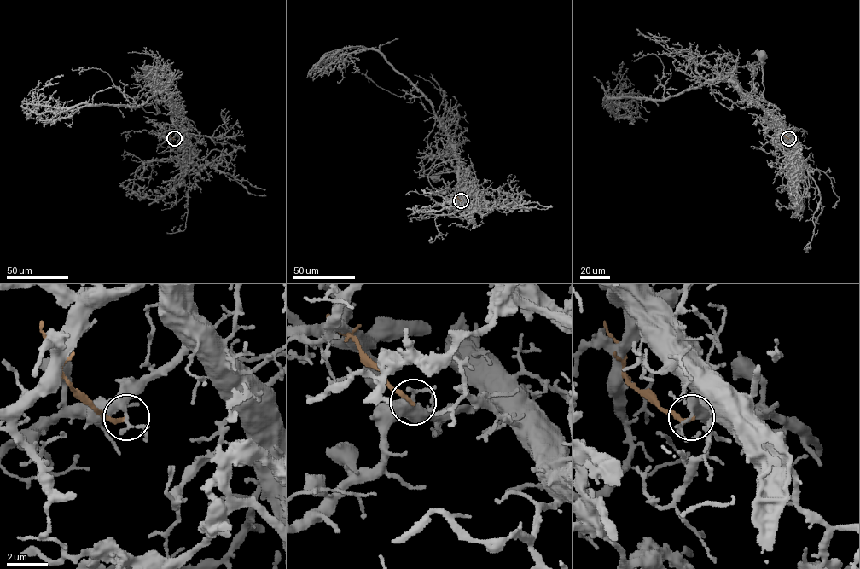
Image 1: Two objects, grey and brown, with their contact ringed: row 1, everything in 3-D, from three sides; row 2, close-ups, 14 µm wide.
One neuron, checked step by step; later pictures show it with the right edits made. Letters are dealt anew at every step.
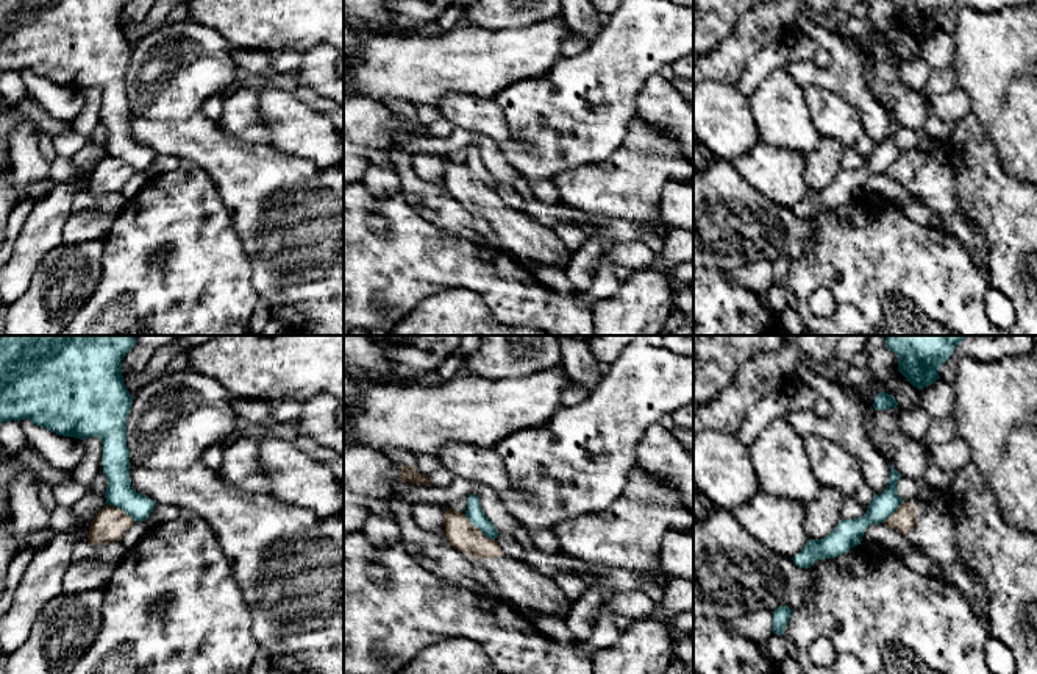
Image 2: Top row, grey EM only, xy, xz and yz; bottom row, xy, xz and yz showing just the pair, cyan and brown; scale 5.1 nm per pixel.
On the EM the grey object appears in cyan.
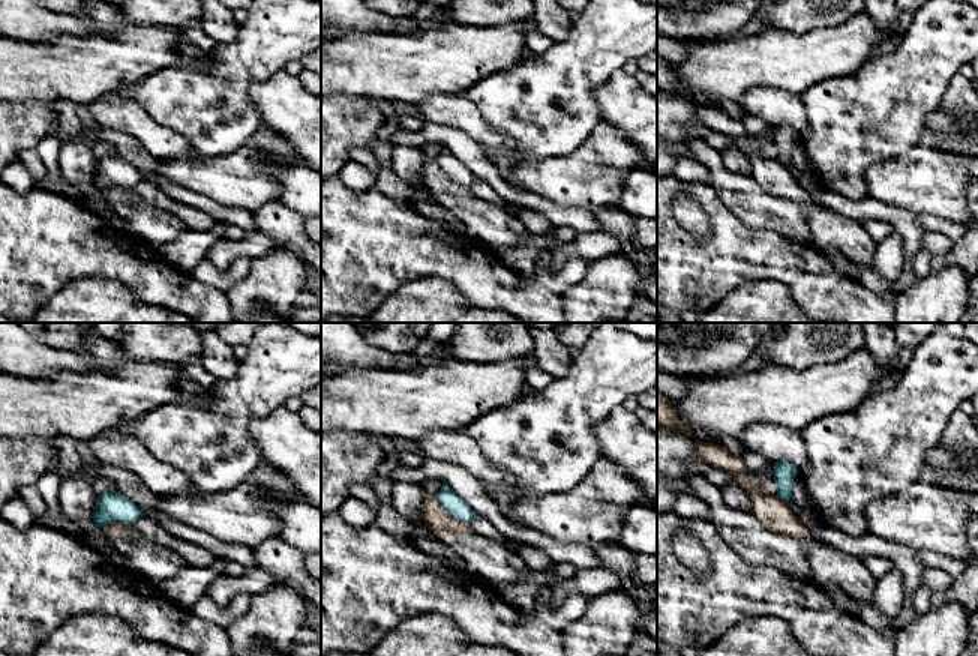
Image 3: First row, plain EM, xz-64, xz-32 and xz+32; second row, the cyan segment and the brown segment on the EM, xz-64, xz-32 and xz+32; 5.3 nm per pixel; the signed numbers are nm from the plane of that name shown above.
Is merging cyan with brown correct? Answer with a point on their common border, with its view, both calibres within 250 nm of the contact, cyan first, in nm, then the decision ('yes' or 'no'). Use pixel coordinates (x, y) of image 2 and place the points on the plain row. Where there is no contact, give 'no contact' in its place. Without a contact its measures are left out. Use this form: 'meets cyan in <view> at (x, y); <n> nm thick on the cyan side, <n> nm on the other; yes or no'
meets cyan in xz at (478, 178); 90 nm thick on the cyan side, 160 nm on the other; no

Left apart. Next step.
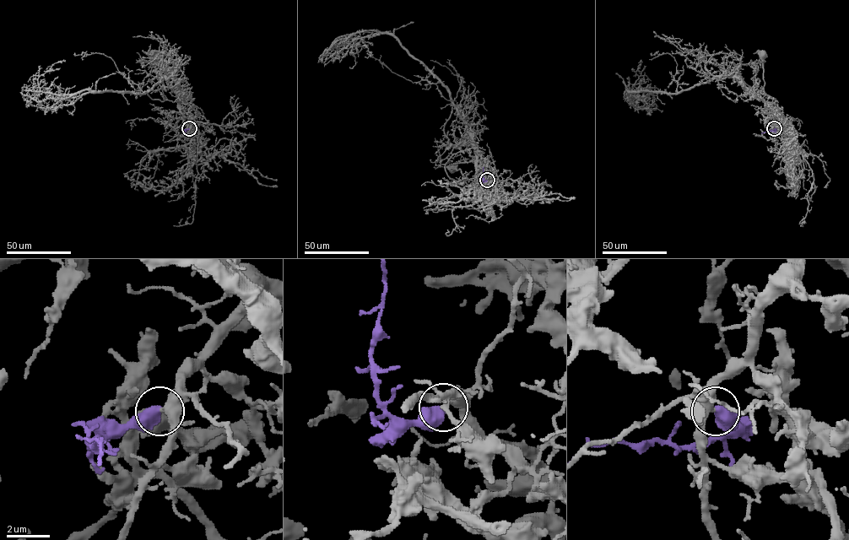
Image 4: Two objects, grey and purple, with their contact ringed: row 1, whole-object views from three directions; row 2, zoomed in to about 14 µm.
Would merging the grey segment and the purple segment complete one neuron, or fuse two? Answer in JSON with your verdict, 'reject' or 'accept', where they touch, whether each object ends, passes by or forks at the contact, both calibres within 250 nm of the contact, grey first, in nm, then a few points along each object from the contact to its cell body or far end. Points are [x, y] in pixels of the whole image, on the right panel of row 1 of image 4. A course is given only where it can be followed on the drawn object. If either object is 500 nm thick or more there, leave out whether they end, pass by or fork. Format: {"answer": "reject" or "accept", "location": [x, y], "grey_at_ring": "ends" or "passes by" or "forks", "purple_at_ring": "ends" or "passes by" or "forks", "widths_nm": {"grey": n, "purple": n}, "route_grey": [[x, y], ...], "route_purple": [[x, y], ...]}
{"answer": "accept", "location": [774, 128], "widths_nm": {"grey": 380, "purple": 550}, "route_grey": [[774, 128], [778, 118], [772, 108], [743, 87], [759, 91], [776, 101], [764, 90], [763, 56]], "route_purple": [[774, 128], [761, 132]]}

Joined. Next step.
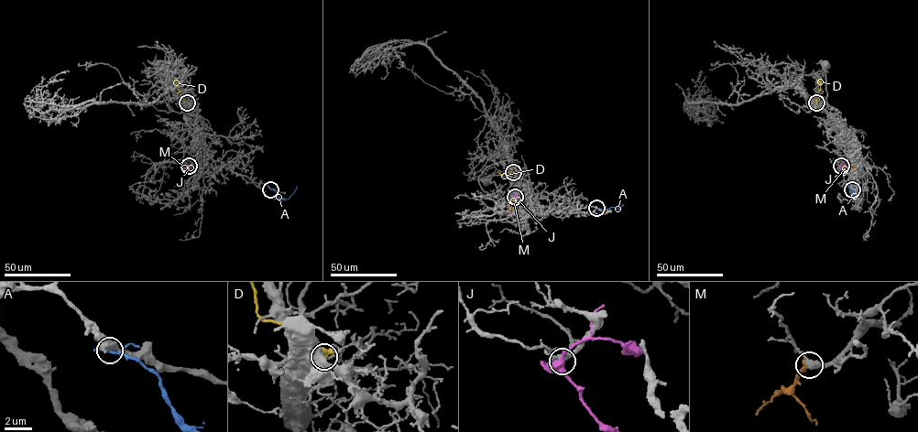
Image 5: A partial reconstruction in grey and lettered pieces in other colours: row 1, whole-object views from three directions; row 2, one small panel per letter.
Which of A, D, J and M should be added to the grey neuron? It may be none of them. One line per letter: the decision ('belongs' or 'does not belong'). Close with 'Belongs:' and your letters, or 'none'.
A: does not belong
D: does not belong
J: does not belong
M: belongs
Belongs: M

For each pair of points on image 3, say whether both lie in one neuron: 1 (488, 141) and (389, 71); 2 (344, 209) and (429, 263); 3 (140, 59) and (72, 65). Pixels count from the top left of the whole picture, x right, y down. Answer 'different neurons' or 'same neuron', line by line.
1: different neurons
2: same neuron
3: same neuron

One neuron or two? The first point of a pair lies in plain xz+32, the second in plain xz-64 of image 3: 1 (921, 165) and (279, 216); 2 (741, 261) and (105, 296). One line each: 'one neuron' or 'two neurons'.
1: two neurons
2: two neurons

